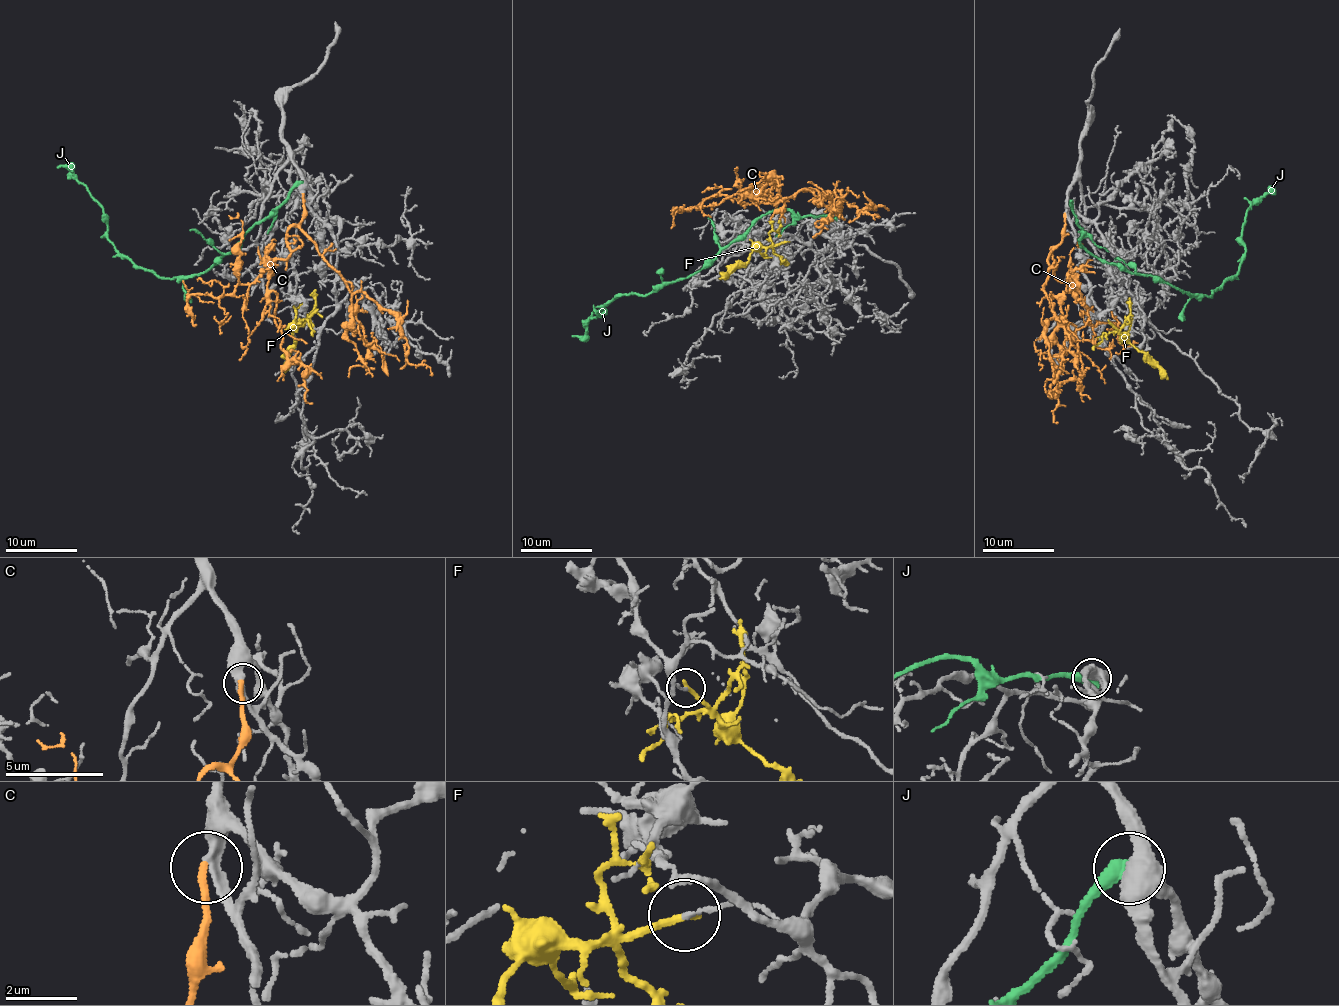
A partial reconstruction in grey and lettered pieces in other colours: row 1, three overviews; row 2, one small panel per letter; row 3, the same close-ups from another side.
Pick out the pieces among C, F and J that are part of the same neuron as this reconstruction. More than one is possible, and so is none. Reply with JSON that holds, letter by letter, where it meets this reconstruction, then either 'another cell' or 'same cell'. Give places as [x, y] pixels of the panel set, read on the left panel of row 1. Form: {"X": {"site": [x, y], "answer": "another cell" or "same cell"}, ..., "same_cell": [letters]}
{"C": {"site": [304, 194], "answer": "same cell"}, "F": {"site": [315, 312], "answer": "another cell"}, "J": {"site": [300, 183], "answer": "another cell"}, "same_cell": ["C"]}

